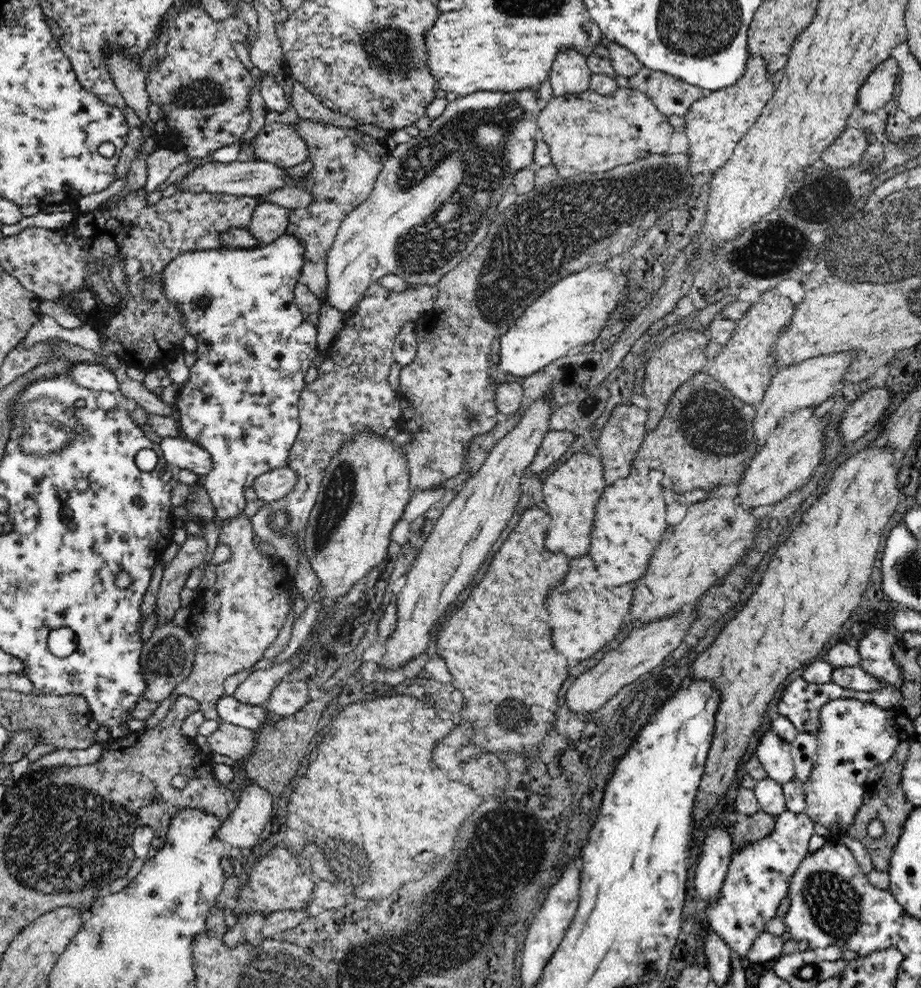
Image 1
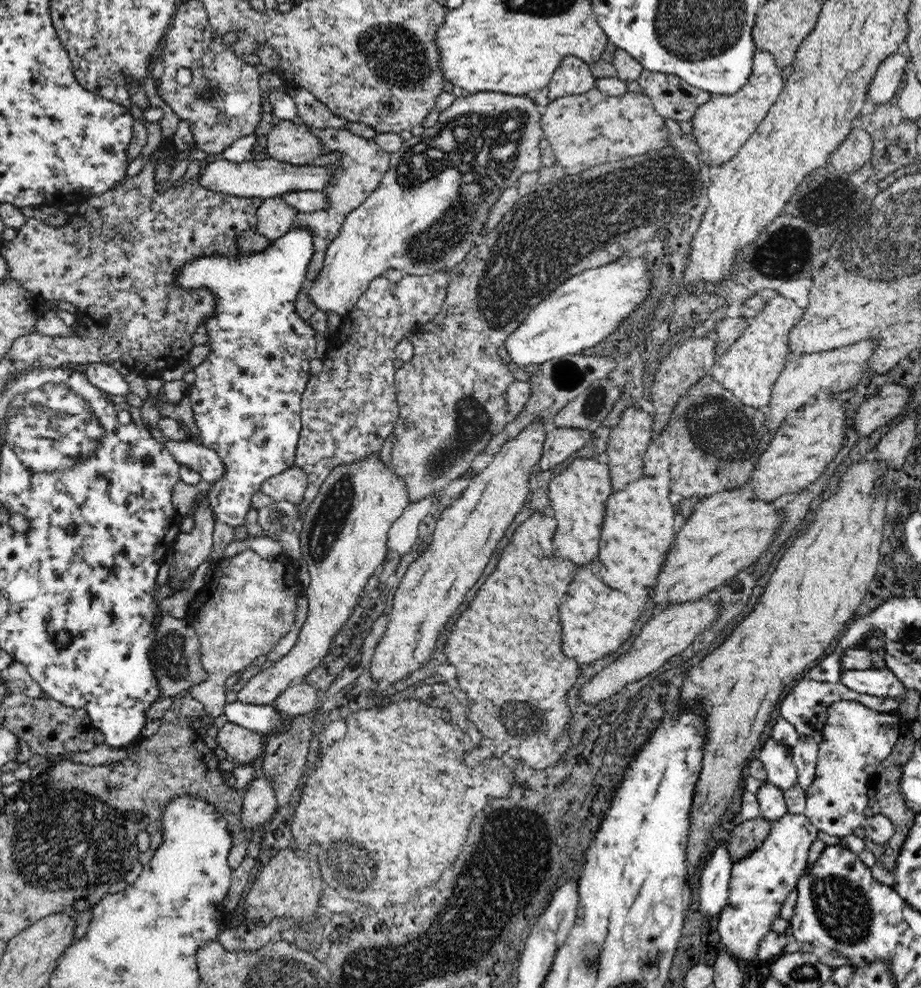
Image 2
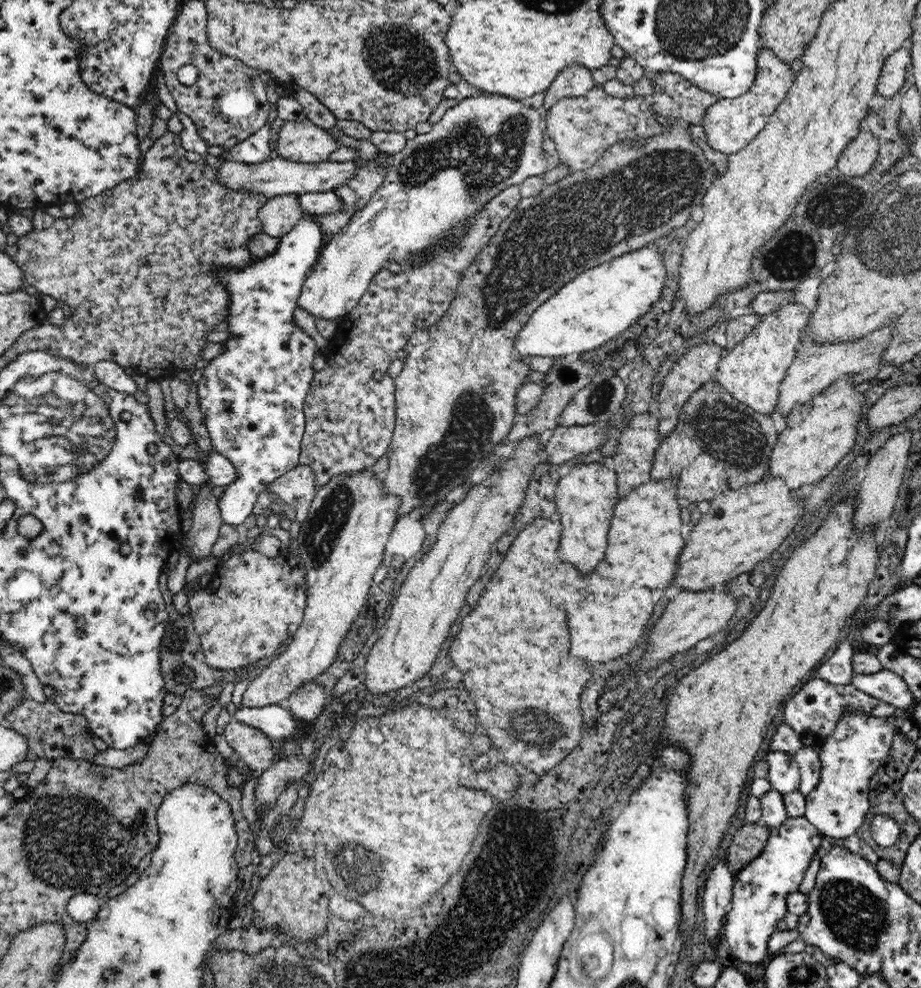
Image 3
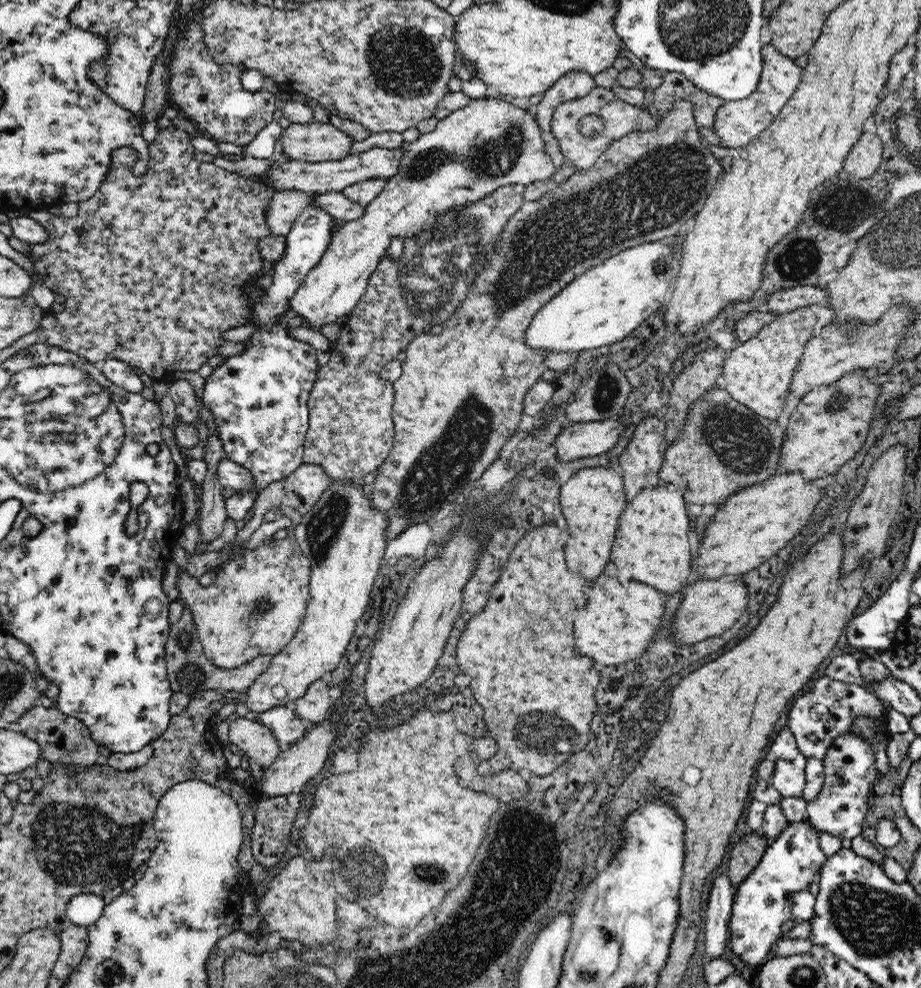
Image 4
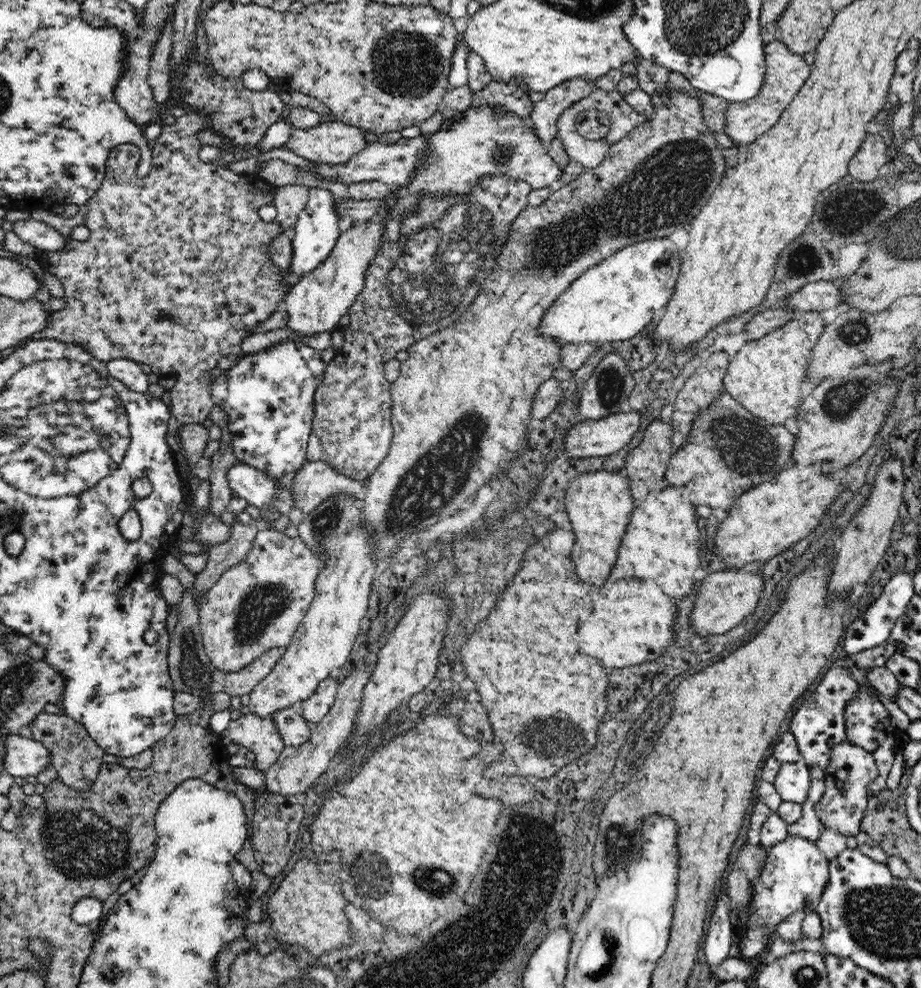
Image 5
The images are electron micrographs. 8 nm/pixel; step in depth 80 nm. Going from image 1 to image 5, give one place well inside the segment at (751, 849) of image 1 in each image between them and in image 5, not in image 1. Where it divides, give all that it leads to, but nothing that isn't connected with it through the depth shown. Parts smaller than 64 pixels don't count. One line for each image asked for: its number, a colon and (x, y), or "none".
2: (759, 884)
3: (758, 903)
4: (793, 861)
5: (795, 872)

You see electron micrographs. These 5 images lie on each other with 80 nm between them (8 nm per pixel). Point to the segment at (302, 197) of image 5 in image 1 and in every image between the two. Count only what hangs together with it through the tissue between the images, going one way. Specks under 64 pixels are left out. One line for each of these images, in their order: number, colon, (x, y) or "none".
1: (269, 221)
2: (275, 217)
3: (277, 217)
4: (284, 207)

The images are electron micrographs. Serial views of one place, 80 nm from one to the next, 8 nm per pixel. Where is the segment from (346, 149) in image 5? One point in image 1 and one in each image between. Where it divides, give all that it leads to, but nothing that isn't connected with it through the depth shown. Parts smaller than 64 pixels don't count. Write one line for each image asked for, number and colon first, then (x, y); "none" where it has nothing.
1: (280, 144)
2: (289, 141)
3: (305, 142)
4: (316, 141)

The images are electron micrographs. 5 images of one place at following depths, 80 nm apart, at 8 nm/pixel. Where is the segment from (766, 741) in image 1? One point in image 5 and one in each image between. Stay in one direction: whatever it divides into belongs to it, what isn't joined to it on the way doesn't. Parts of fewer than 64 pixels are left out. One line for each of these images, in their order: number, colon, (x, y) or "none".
2: (781, 771)
3: (784, 774)
4: (788, 778)
5: (793, 781)

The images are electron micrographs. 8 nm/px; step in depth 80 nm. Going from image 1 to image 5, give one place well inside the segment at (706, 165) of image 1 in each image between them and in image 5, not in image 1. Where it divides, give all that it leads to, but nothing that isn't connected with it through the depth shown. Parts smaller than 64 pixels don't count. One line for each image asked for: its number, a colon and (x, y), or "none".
2: (721, 126)
3: (731, 124)
4: (737, 123)
5: (787, 72)

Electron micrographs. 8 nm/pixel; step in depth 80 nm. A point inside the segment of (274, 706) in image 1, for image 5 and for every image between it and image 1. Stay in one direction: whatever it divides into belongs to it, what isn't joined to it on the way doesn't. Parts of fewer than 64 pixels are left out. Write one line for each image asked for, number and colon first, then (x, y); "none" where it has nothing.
2: (298, 699)
3: (307, 703)
4: (314, 705)
5: (315, 708)

